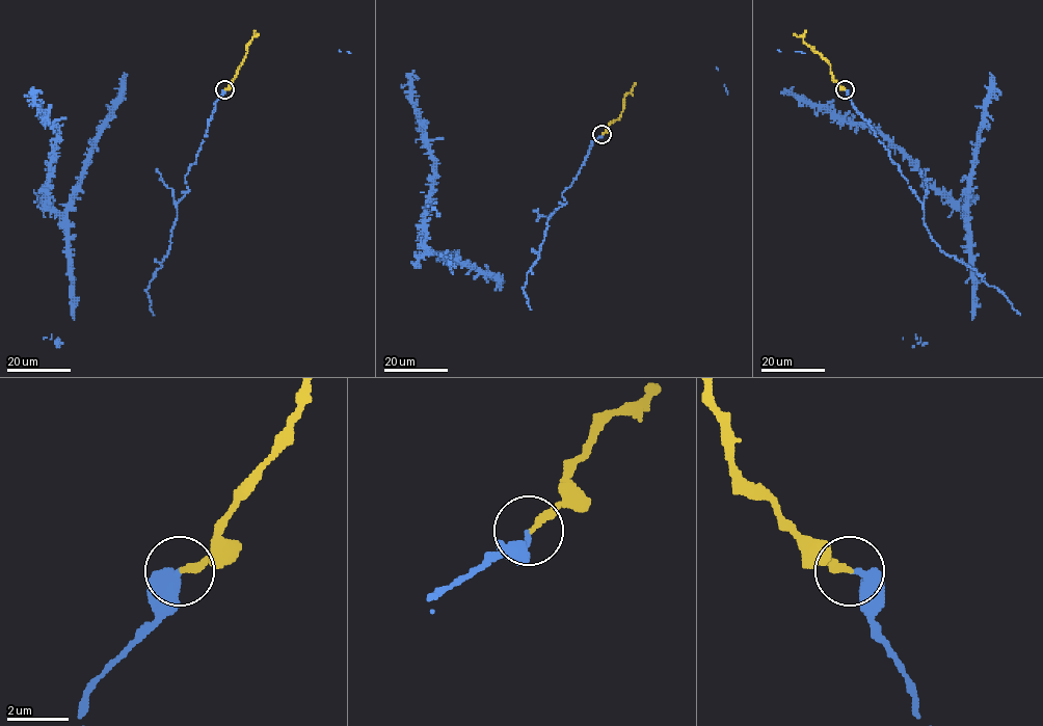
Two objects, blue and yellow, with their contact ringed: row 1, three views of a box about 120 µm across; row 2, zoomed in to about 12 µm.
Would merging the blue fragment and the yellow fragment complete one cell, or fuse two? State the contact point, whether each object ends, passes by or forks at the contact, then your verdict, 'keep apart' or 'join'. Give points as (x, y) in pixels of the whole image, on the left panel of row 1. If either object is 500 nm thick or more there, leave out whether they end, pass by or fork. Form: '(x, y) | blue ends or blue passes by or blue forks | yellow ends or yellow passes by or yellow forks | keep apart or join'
(224, 89) | blue ends | yellow ends | join

